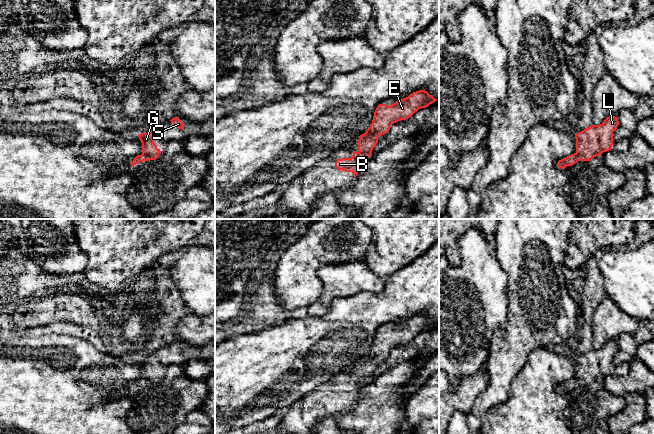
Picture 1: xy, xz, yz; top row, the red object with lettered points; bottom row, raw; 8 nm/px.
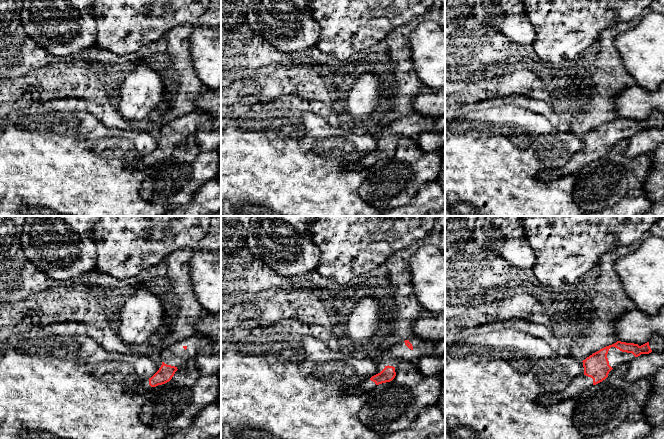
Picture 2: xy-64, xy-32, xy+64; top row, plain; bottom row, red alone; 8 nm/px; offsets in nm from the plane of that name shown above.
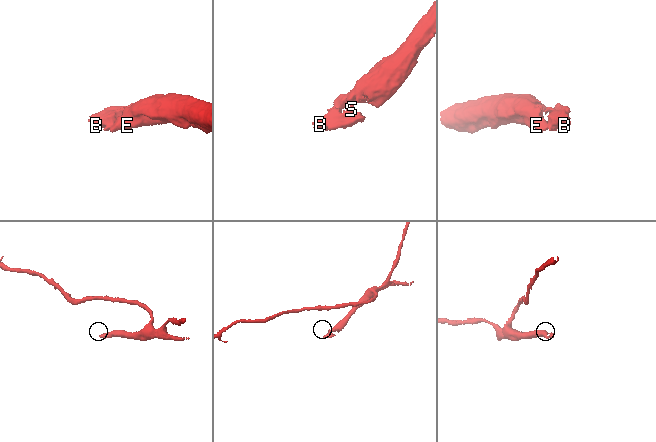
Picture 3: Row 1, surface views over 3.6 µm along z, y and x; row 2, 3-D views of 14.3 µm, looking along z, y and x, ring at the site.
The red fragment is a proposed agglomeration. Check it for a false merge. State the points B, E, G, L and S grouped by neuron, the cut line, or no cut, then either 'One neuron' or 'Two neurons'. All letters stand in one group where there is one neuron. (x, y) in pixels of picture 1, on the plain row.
Groups: B E G L S. No split. One neuron

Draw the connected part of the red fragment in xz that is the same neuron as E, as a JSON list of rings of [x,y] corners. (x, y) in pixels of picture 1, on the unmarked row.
[[[420,314],[390,330],[379,328],[374,336],[370,351],[359,360],[358,372],[352,376],[353,380],[338,383],[335,386],[335,391],[338,394],[352,396],[356,401],[362,386],[371,380],[379,360],[388,357],[394,347],[410,342],[419,333],[426,332],[437,324],[427,315]]]

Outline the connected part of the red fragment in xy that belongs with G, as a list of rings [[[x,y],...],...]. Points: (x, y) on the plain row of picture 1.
[[[151,355],[150,357],[142,357],[138,359],[141,367],[142,367],[142,378],[138,379],[131,385],[131,390],[136,389],[143,385],[155,384],[158,382],[161,377],[160,373],[154,367],[153,361],[154,357]]]

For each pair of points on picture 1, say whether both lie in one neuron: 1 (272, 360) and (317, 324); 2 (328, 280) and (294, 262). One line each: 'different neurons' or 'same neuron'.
1: same neuron
2: different neurons

